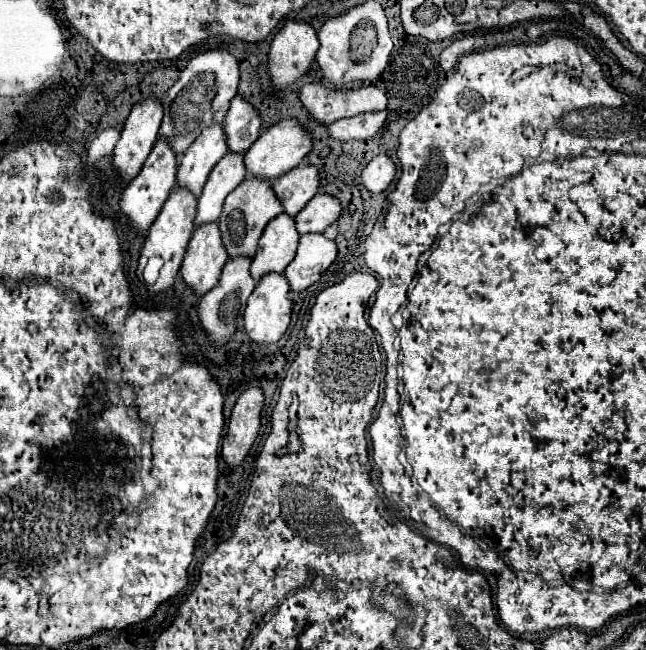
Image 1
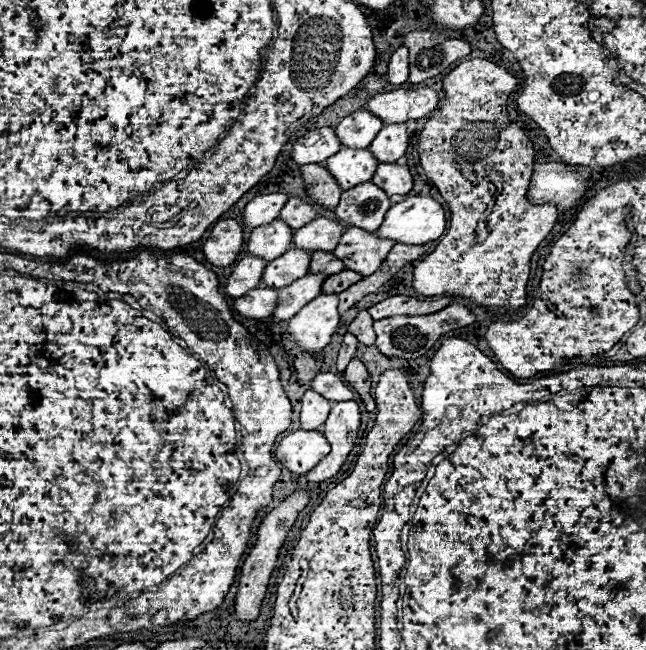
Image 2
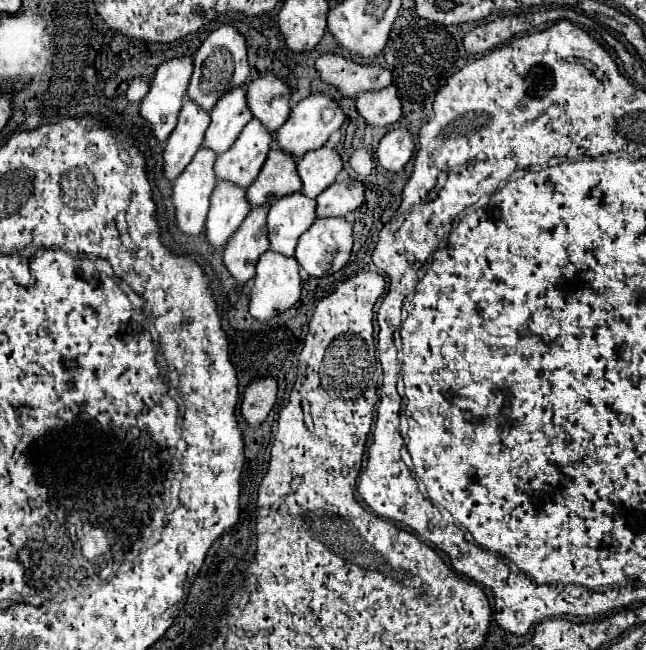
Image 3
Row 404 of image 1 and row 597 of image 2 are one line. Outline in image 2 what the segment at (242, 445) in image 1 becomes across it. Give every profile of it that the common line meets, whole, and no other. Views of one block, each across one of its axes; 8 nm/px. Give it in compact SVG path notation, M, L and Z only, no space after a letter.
M298 490L298 492L290 494L278 508L268 512L268 516L262 520L262 524L258 528L256 544L252 546L250 554L246 556L246 560L242 564L242 572L240 572L240 580L238 580L238 592L236 592L236 598L234 598L234 612L236 612L236 618L240 622L252 622L252 620L258 618L260 602L266 594L268 578L270 578L270 574L274 570L274 564L276 564L276 558L278 558L278 548L282 546L288 530L294 526L302 508L308 504L308 498L310 498L308 490Z

